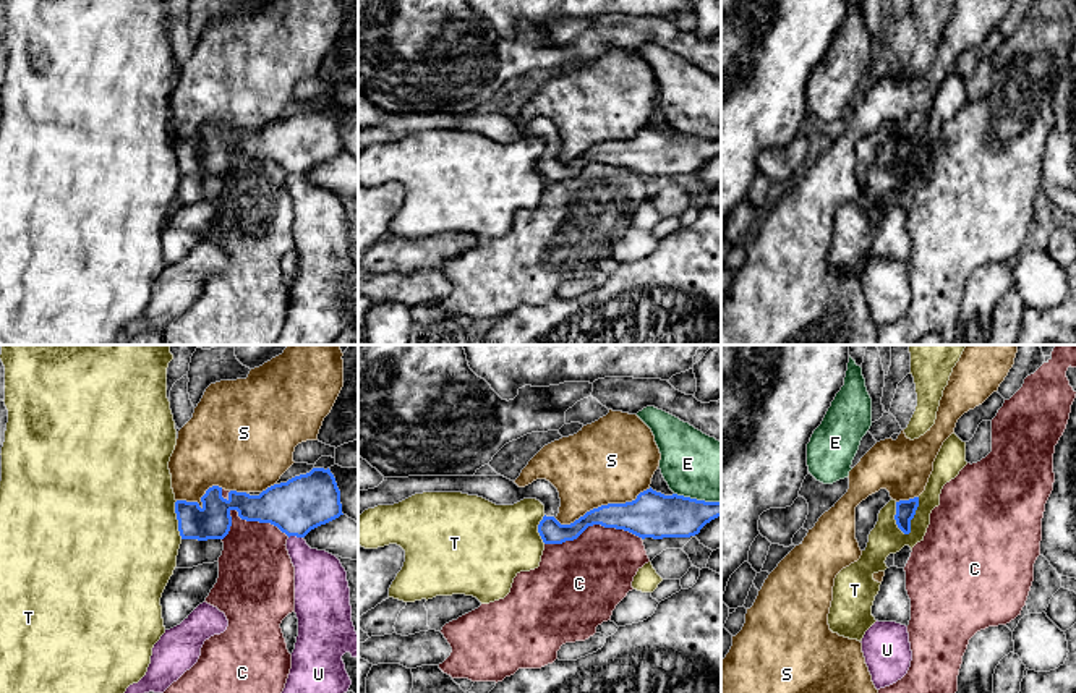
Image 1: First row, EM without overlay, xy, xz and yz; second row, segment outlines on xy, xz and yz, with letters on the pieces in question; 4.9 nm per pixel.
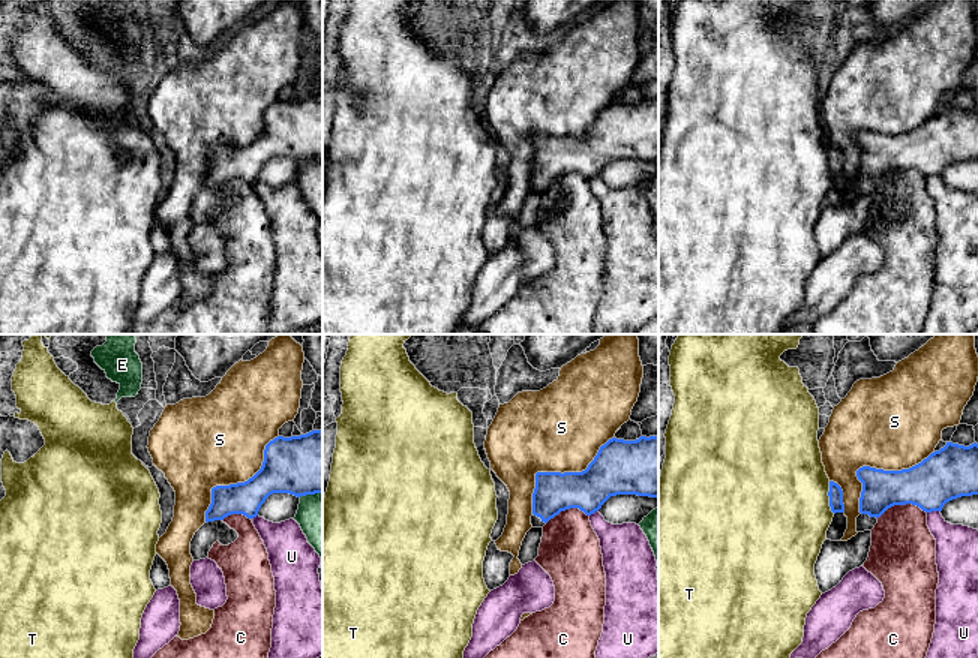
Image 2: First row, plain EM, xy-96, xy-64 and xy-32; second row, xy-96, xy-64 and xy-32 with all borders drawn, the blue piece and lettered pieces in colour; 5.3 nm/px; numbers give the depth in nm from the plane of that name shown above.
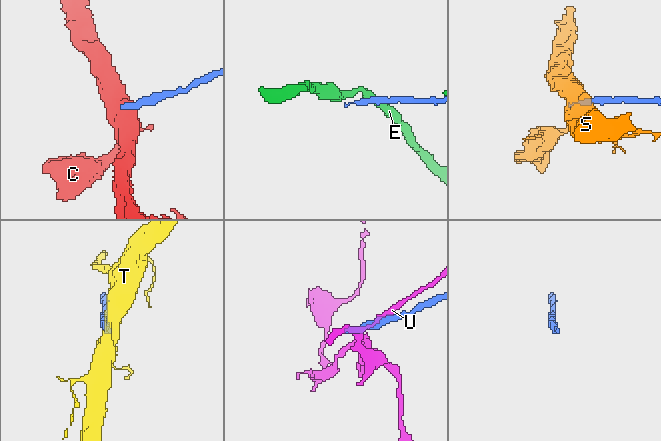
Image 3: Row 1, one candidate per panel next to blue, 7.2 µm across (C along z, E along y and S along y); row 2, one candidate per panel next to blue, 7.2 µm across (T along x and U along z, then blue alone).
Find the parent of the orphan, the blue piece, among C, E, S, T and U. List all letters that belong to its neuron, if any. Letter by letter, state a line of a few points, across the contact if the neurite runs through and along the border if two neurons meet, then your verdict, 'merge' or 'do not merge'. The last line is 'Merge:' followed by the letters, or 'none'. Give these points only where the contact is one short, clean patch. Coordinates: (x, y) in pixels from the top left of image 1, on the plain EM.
C: do not merge
E: do not merge
S: do not merge
T: do not merge
U: do not merge
Merge: none

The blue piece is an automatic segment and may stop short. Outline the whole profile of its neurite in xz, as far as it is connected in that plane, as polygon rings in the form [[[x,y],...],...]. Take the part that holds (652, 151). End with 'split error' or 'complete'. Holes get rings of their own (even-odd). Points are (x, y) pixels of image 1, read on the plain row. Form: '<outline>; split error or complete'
[[[408,113],[408,115],[384,115],[384,118],[368,128],[358,130],[358,152],[378,142],[394,142],[415,131],[423,130],[462,130],[483,134],[496,142],[514,142],[523,136],[536,136],[544,142],[544,154],[538,162],[538,170],[544,181],[562,181],[577,176],[588,164],[601,162],[629,168],[642,176],[653,175],[690,175],[711,157],[721,154],[721,139],[705,139],[684,133],[664,133],[651,125],[640,130],[635,138],[626,141],[608,141],[587,149],[570,162],[561,162],[556,154],[559,151],[561,136],[557,126],[546,117],[536,117],[525,125],[519,125],[514,118],[504,113]]]; split error

